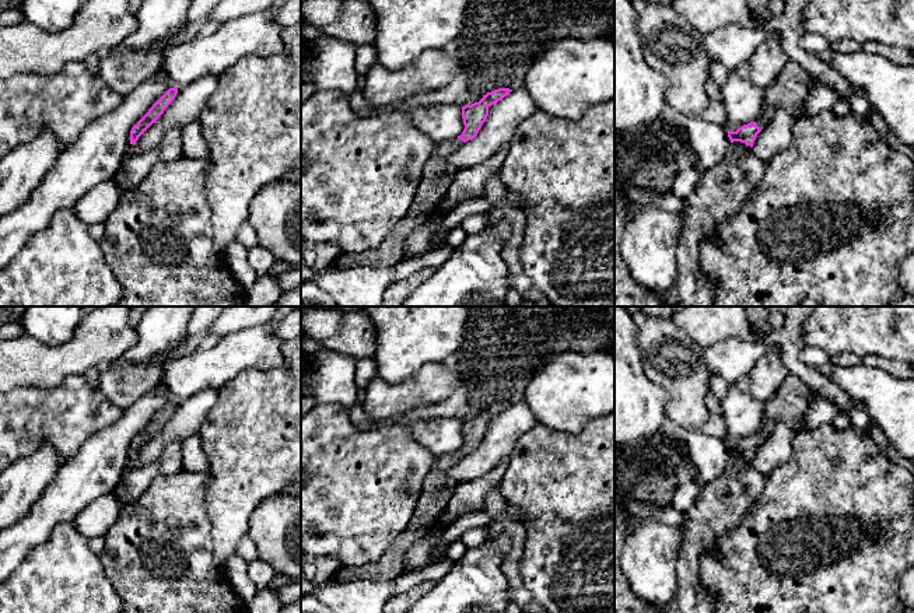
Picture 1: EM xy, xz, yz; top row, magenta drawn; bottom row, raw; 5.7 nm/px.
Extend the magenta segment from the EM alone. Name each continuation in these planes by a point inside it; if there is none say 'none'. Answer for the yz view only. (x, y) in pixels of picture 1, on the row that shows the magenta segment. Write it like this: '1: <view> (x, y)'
1: yz (791, 87)

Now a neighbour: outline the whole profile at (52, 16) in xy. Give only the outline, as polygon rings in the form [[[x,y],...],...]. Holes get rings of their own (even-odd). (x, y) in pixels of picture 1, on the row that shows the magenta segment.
[[[24,0],[22,18],[46,32],[66,29],[74,20],[84,0]]]

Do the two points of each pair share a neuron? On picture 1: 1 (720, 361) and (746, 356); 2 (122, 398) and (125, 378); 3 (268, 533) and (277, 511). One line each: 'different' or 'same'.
1: same
2: same
3: same

